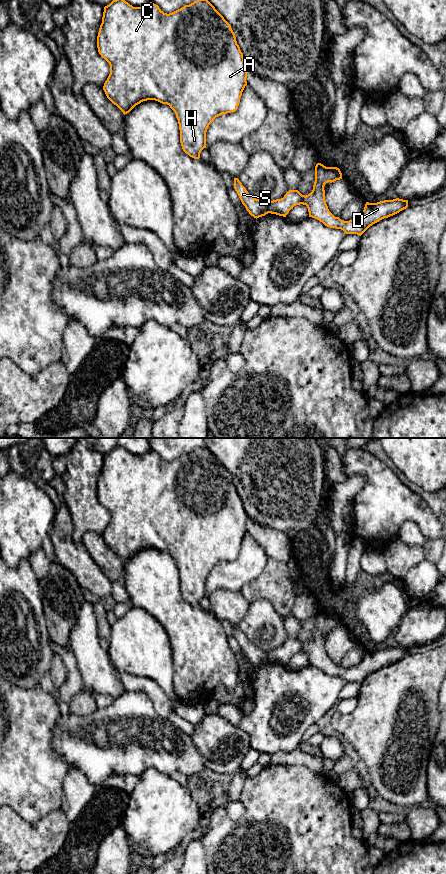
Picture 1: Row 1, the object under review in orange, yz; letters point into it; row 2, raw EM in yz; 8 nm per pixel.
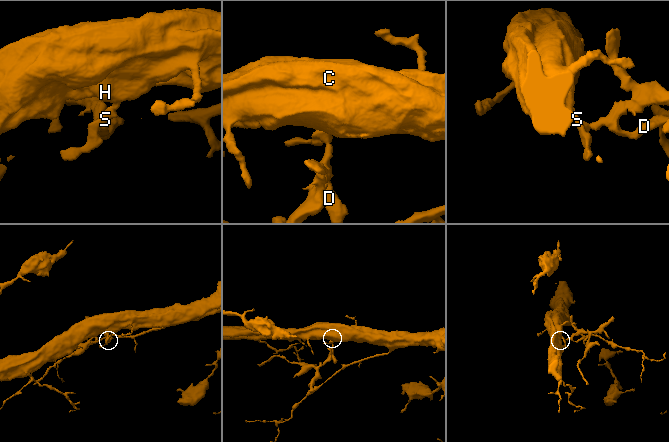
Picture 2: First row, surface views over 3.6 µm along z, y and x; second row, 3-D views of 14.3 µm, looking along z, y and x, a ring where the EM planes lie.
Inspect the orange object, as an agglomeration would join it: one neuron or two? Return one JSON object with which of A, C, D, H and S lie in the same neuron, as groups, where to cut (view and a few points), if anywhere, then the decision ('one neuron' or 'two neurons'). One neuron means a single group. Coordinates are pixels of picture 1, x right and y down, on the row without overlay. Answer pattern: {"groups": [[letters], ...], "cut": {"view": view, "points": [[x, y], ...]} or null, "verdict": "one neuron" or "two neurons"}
{"groups": [["A", "C", "H", "S"], ["D"]], "cut": {"view": "yz", "points": [[266, 651], [268, 660]]}, "verdict": "two neurons"}

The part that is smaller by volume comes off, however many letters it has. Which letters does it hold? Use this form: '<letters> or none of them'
D

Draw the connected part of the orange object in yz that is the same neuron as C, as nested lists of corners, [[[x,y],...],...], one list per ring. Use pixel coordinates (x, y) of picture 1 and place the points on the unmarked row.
[[[122,446],[113,448],[104,455],[97,496],[110,513],[110,522],[103,534],[107,546],[124,563],[147,548],[169,553],[178,568],[182,597],[194,607],[199,607],[201,599],[206,596],[209,573],[216,565],[237,558],[247,533],[248,516],[231,473],[205,446],[169,462],[152,450],[143,455],[133,455]]]

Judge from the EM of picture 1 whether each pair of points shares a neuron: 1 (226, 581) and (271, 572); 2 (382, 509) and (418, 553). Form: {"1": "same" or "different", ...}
{"1": "different", "2": "different"}

